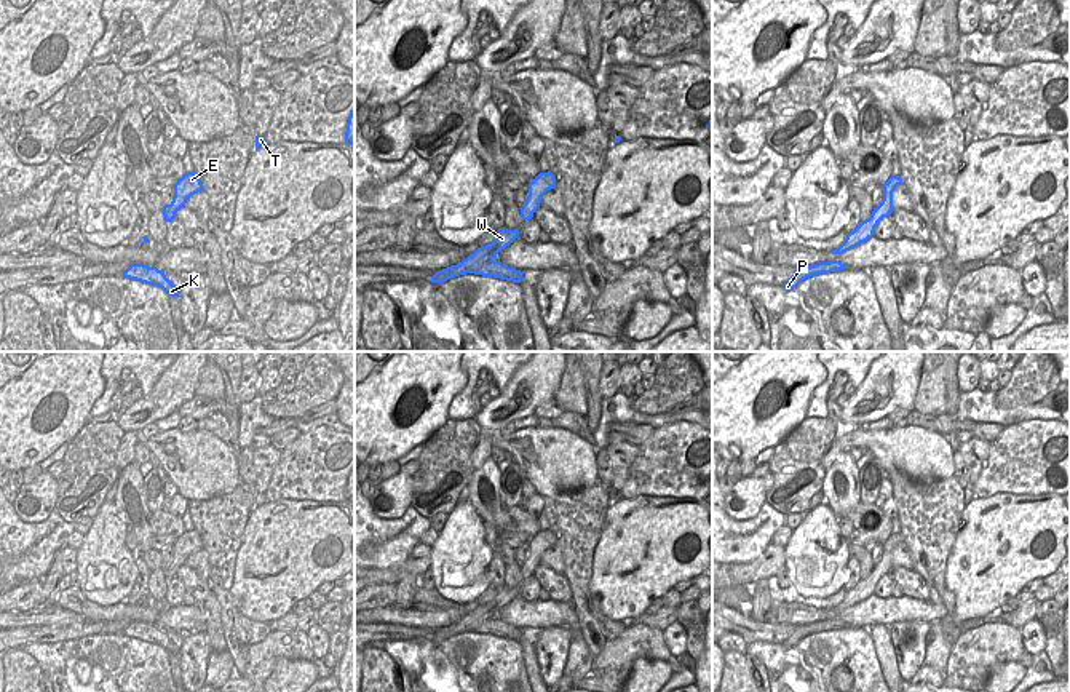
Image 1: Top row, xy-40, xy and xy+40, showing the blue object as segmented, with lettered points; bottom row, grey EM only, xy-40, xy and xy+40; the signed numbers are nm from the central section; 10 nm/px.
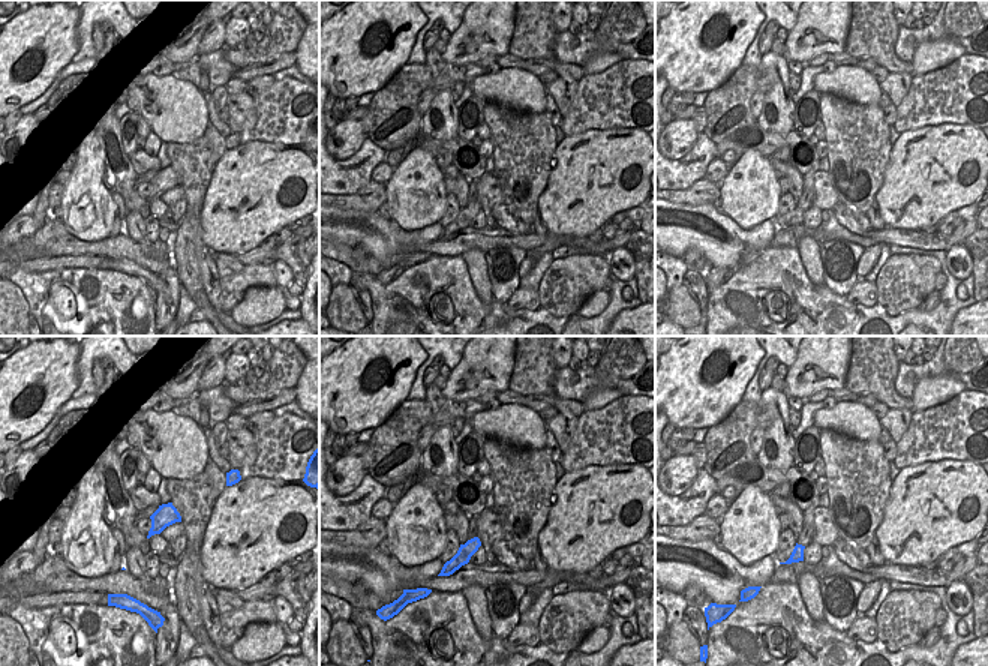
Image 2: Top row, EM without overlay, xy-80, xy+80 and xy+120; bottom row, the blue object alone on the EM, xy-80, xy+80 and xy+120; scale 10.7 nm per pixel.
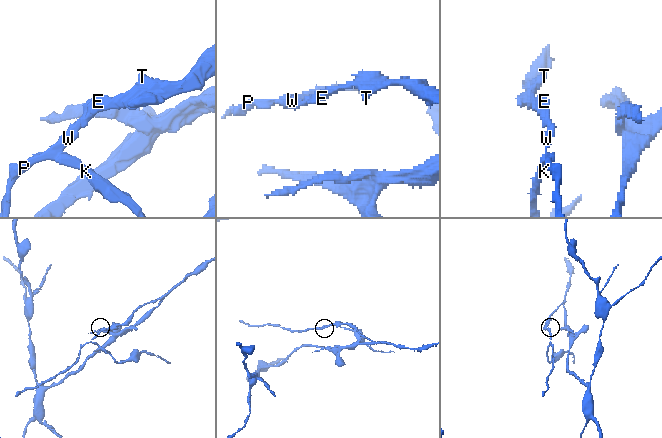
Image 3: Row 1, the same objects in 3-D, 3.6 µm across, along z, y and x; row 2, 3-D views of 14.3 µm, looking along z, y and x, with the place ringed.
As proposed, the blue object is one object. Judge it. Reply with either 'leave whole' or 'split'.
split

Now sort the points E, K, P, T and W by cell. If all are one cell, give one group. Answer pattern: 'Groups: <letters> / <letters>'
Groups: E P T W / K

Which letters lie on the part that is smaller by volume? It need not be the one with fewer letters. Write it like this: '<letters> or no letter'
K

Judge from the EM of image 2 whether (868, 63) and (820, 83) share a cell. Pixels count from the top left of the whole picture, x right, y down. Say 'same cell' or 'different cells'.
different cells

